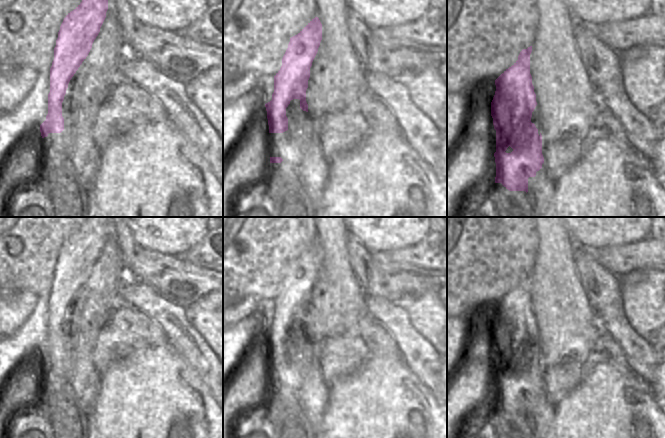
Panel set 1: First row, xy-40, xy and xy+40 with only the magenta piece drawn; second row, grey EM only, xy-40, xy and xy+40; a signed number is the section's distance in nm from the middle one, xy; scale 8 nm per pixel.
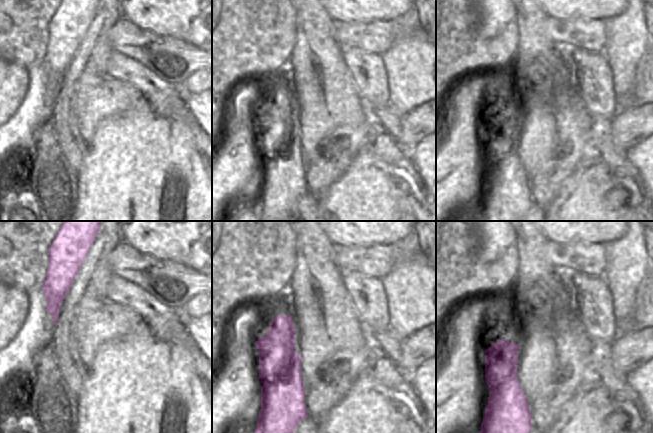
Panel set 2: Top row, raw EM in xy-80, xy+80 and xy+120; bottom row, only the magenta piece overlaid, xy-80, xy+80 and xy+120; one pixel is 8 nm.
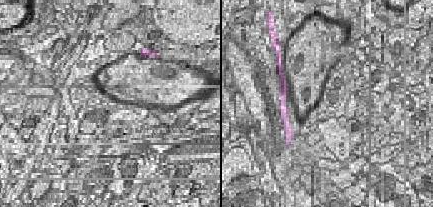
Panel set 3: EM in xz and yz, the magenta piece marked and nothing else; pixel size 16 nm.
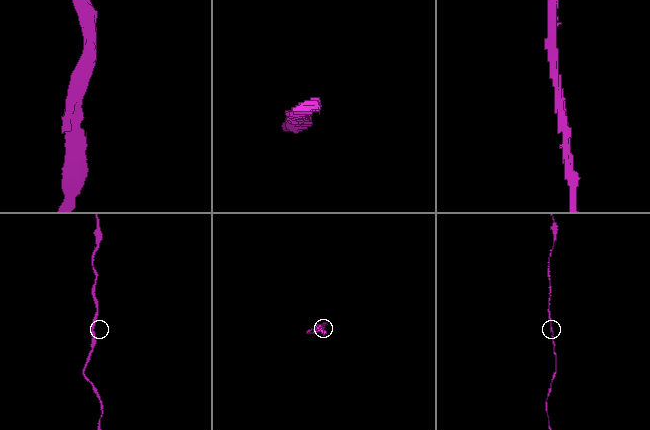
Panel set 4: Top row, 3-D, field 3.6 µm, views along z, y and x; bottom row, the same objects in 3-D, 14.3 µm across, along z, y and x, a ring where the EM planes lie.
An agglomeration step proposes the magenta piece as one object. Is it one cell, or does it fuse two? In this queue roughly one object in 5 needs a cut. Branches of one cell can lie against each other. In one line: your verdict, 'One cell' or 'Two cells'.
One cell

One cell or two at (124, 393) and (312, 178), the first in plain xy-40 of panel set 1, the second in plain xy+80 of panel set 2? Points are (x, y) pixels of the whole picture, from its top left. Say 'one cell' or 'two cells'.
two cells

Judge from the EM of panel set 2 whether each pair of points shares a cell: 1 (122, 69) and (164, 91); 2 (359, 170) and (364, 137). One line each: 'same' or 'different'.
1: same
2: different

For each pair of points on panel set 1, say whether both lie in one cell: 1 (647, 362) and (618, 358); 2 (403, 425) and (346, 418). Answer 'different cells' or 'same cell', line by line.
1: different cells
2: same cell

